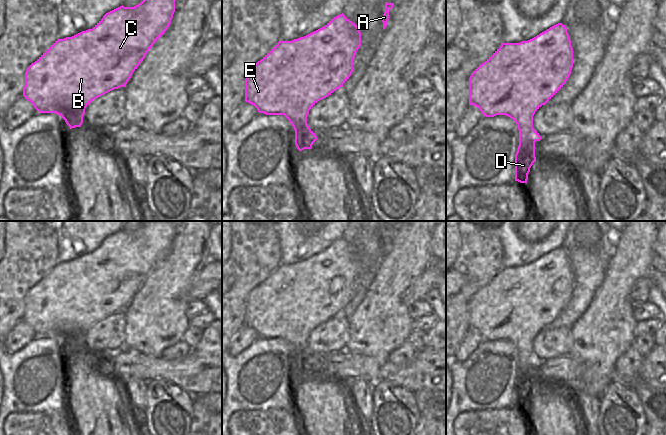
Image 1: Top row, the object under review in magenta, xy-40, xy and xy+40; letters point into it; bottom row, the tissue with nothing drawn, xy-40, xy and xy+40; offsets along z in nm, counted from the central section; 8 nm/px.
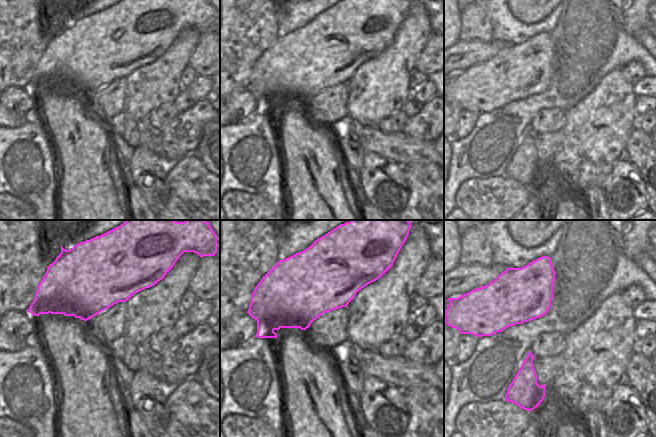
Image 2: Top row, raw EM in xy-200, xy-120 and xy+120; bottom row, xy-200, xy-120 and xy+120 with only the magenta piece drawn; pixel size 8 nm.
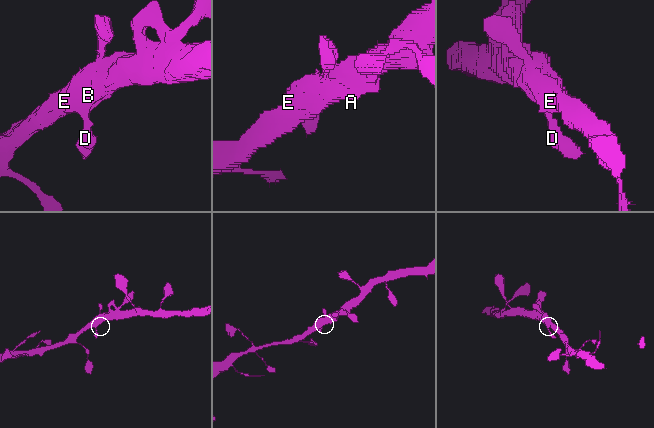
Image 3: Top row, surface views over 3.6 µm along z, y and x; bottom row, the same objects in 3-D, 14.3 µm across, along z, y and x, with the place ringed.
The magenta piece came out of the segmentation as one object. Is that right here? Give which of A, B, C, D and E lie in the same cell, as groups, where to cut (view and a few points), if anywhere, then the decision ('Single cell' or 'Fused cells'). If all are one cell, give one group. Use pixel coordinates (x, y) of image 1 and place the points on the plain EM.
Groups: A B C D E. No split. Single cell

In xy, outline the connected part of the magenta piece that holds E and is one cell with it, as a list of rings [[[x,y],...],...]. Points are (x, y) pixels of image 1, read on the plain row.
[[[343,237],[331,243],[324,251],[298,263],[292,265],[279,265],[260,285],[255,287],[247,298],[245,304],[245,325],[254,329],[259,337],[266,339],[284,339],[295,354],[295,369],[299,375],[311,373],[313,367],[317,364],[315,357],[307,348],[309,334],[320,324],[328,321],[334,315],[343,311],[343,308],[349,303],[353,296],[353,284],[359,271],[361,270],[361,256],[357,249],[350,245]]]

